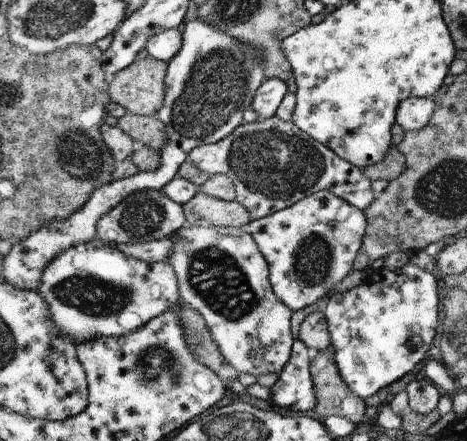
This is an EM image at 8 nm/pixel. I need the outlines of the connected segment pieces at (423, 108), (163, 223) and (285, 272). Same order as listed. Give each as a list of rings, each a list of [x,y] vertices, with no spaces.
[[[405,98],[398,103],[395,122],[400,124],[405,131],[417,131],[426,126],[435,108],[434,98]]]
[[[143,190],[125,198],[116,209],[105,214],[97,225],[97,238],[105,245],[128,243],[147,243],[170,237],[186,225],[185,209],[174,202],[162,190]]]
[[[318,191],[292,206],[251,220],[241,229],[249,232],[269,263],[269,281],[287,307],[297,311],[324,298],[346,275],[364,241],[368,218],[365,211],[332,191]]]

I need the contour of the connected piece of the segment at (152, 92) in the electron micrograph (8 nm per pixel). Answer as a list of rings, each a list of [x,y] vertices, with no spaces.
[[[150,56],[138,58],[113,76],[110,98],[128,113],[152,117],[164,106],[167,72],[167,62]]]

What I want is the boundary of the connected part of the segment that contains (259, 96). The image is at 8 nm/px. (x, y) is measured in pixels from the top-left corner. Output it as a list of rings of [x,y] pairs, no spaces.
[[[265,79],[256,92],[249,109],[254,111],[259,120],[266,120],[276,115],[276,110],[288,94],[286,83],[282,79]]]

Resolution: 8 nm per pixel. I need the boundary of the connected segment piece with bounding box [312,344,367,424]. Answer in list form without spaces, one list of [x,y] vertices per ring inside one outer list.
[[[330,344],[318,351],[312,362],[313,385],[317,396],[317,404],[312,412],[322,420],[330,415],[338,415],[360,424],[367,405],[345,383],[333,356]]]

